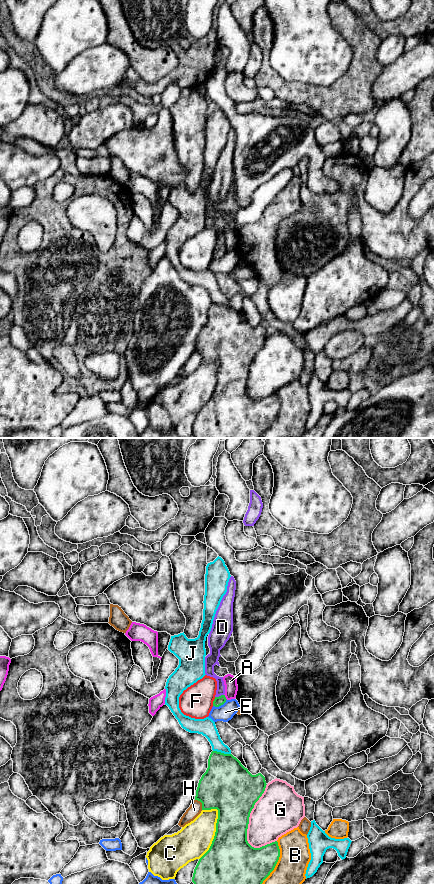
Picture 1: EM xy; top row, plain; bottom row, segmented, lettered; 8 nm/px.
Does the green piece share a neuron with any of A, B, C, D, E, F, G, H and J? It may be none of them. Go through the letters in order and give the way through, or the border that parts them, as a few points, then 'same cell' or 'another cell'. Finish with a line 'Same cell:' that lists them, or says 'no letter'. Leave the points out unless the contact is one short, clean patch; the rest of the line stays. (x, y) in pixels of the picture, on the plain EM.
A: another cell
B: another cell
C: another cell
D: across xy (218, 253), (219, 248), (220, 233), (209, 219) | same cell
E: another cell
F: along xy (215, 249), (212, 257) | another cell
G: another cell
H: another cell
J: along xy (213, 302), (230, 306) | another cell
Same cell: D

